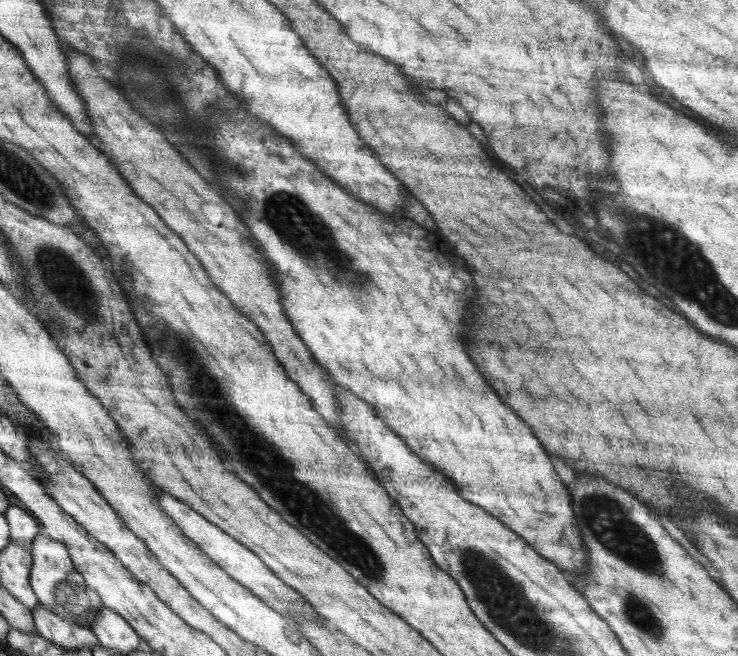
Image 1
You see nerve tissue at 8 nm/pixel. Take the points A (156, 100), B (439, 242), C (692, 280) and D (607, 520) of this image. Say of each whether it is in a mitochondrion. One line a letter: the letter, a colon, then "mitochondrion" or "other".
A: mitochondrion
B: other
C: mitochondrion
D: mitochondrion

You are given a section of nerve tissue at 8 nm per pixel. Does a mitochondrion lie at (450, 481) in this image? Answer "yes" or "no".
no

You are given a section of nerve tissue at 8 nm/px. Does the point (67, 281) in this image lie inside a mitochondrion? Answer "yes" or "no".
yes

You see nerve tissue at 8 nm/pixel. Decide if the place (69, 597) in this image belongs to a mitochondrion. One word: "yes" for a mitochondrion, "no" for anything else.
yes

